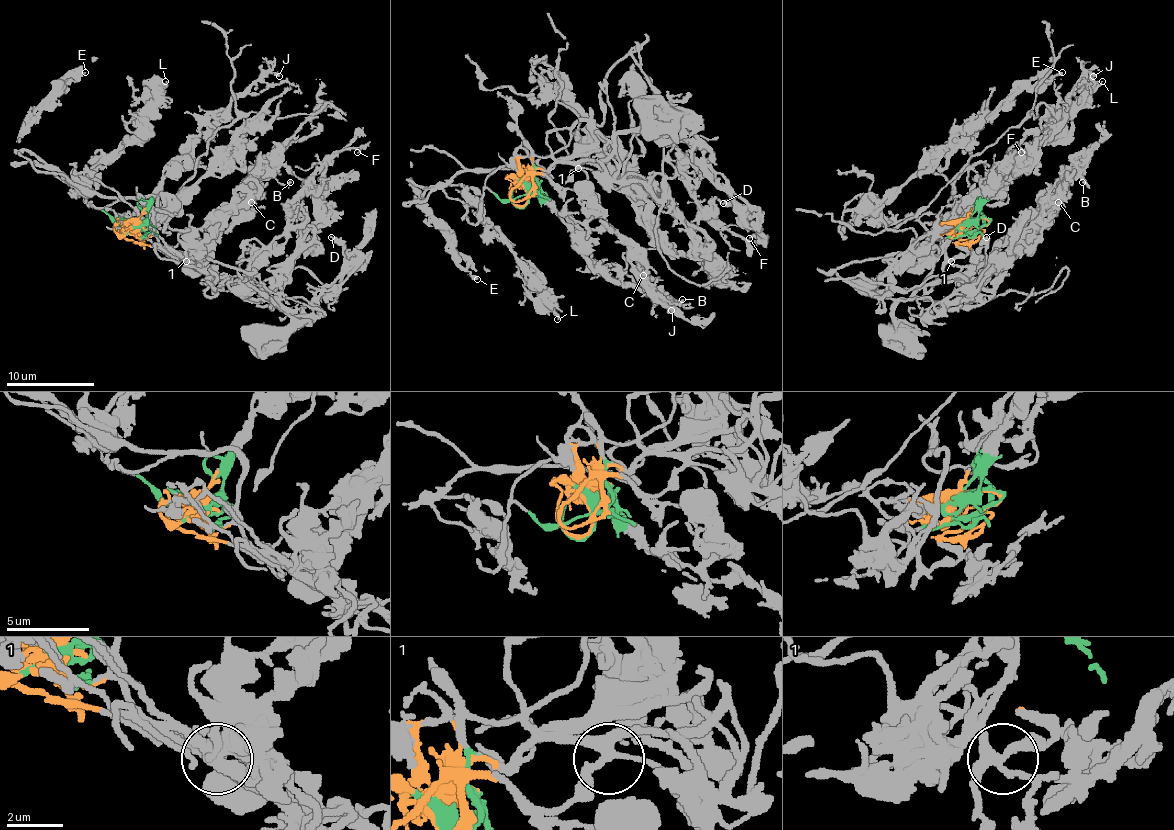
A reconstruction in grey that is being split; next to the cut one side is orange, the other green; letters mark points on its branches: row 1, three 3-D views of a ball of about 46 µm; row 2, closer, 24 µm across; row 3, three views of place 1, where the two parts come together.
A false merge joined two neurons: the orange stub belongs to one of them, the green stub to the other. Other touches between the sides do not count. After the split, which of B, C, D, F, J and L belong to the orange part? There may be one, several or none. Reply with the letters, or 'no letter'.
B, C, D, F

